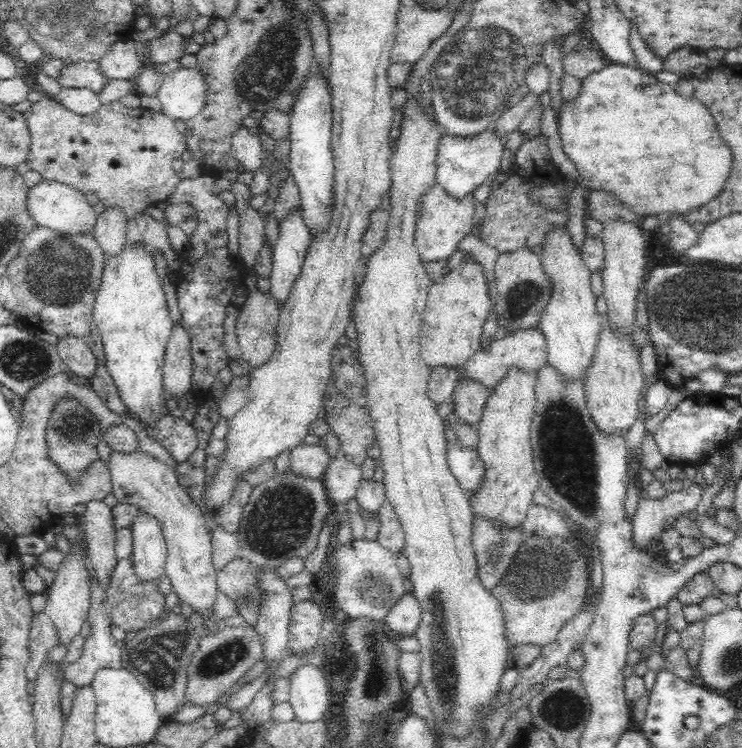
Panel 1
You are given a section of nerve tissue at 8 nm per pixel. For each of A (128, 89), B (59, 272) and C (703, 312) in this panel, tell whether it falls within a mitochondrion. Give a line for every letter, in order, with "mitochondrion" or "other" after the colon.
A: other
B: mitochondrion
C: mitochondrion

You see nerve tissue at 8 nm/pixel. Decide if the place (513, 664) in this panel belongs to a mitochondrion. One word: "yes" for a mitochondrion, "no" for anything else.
no

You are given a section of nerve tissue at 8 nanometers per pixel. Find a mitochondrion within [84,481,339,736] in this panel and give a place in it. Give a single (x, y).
(157, 658)

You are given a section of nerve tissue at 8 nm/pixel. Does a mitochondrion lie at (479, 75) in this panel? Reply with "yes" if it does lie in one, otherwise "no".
yes

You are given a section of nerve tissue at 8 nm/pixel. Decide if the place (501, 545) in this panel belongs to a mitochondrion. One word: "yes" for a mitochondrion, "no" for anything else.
yes

